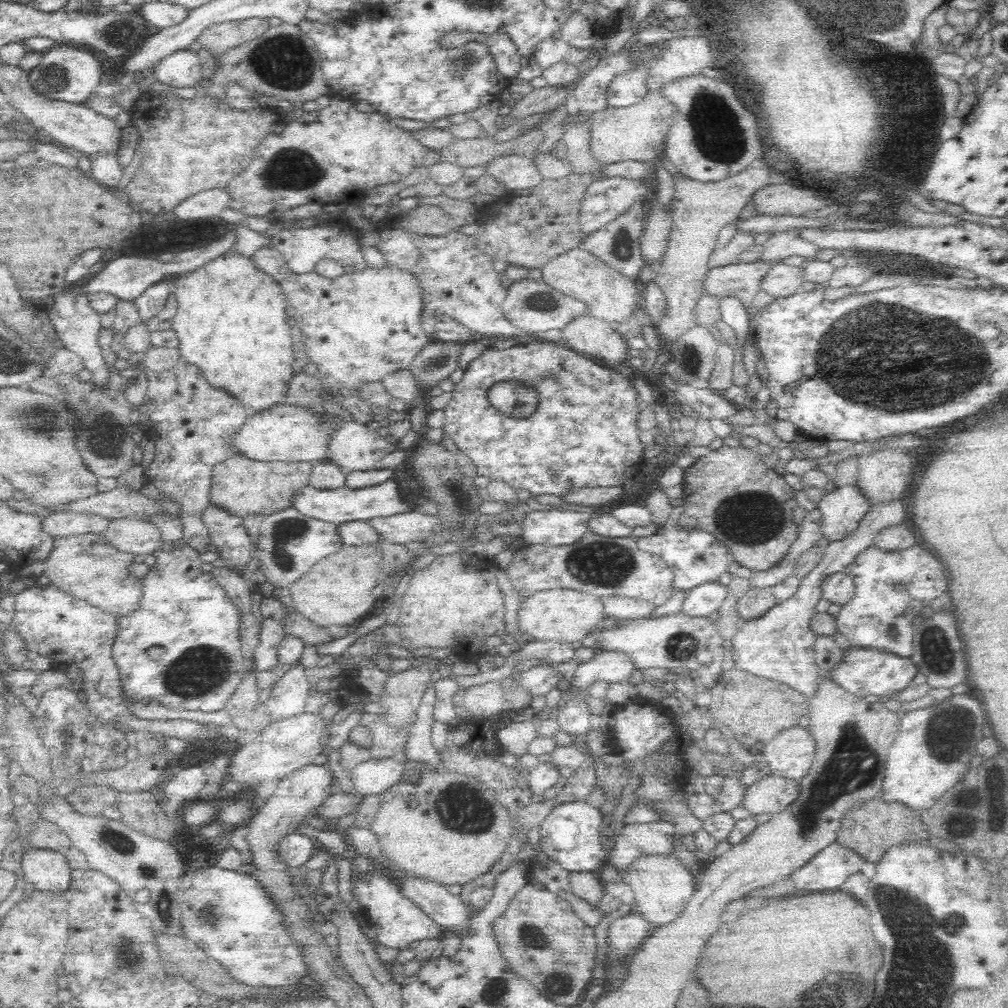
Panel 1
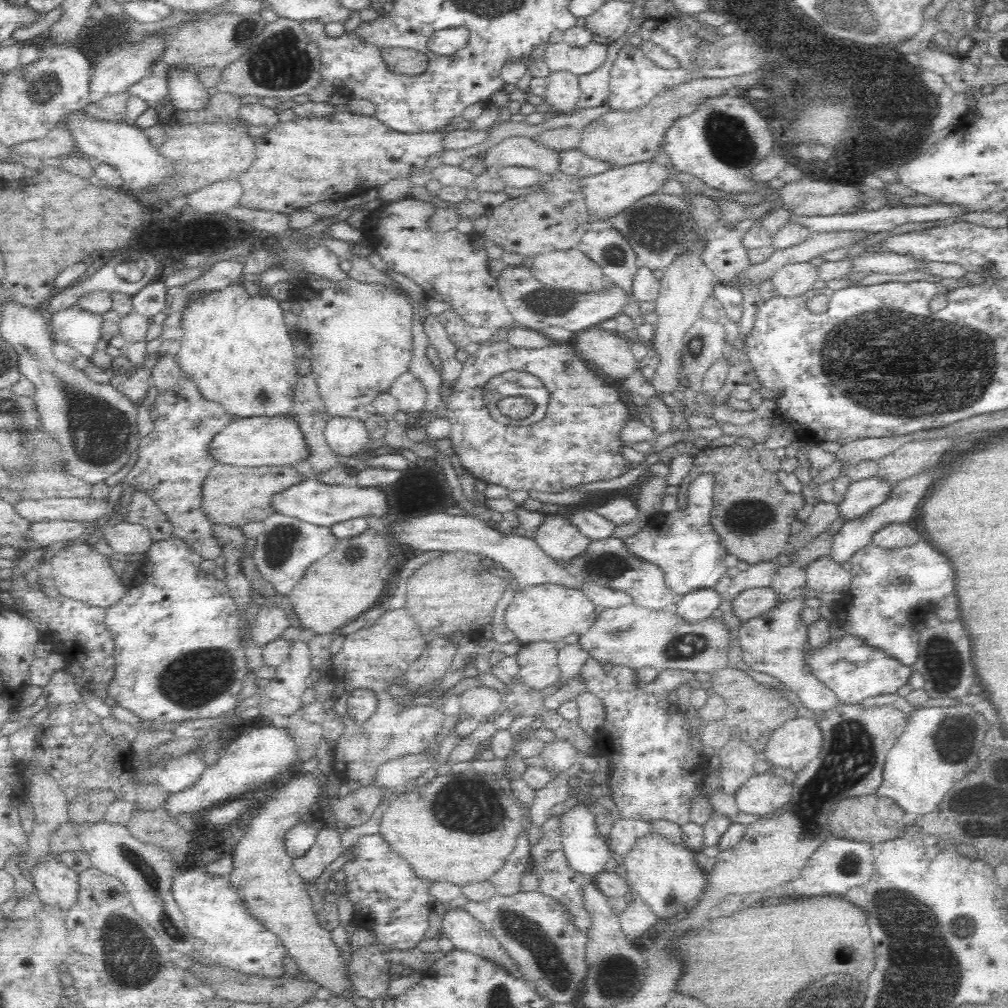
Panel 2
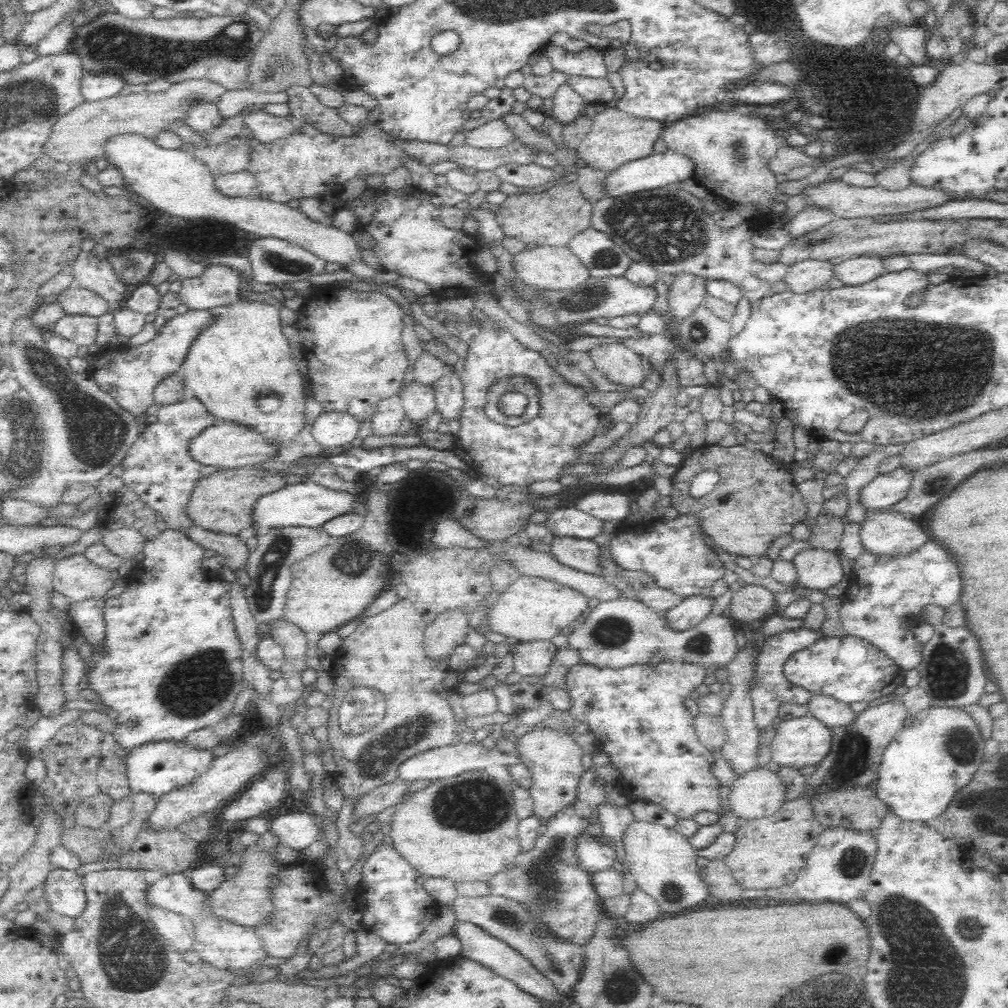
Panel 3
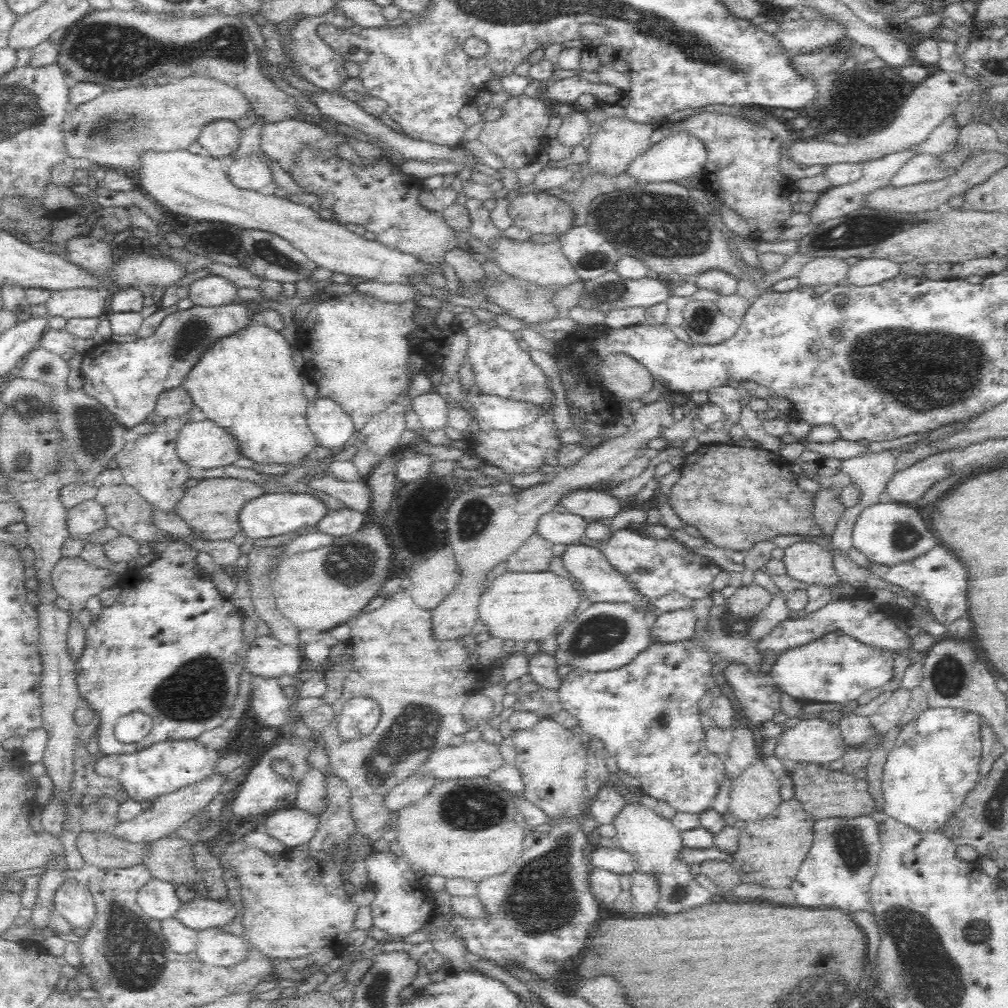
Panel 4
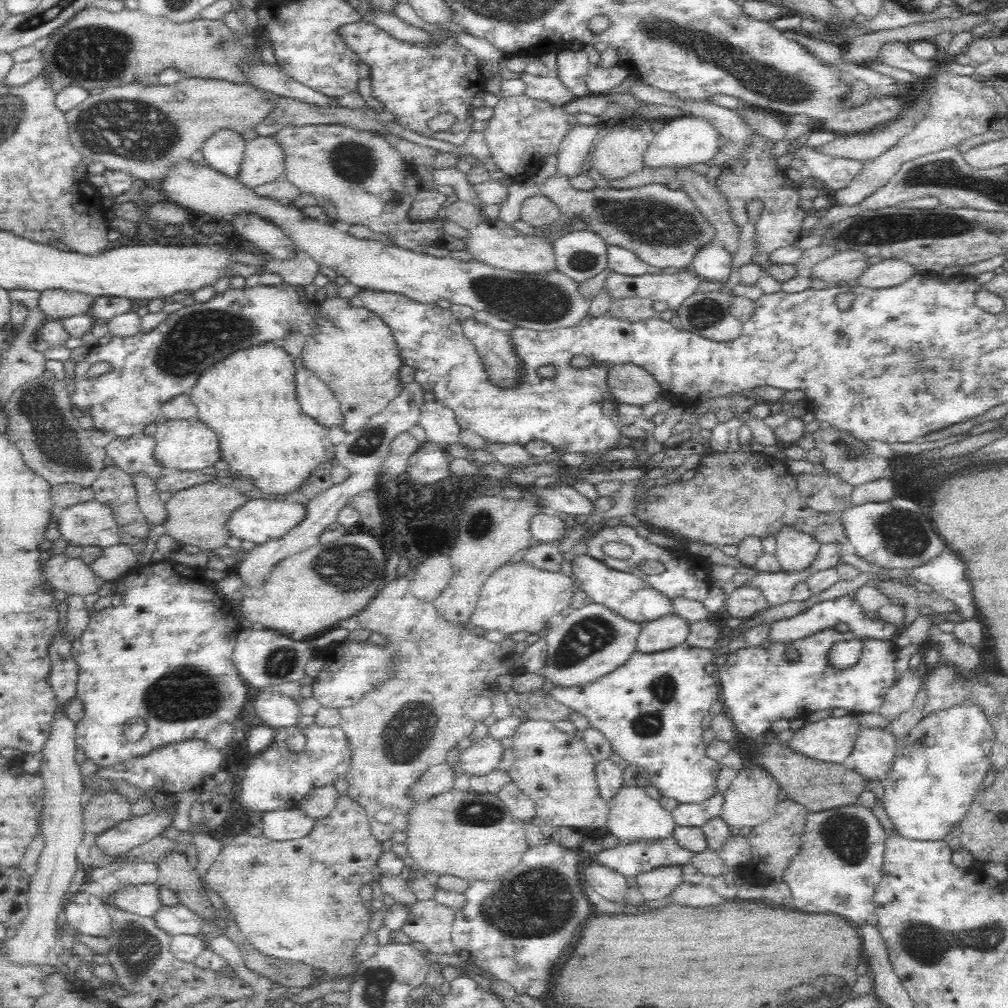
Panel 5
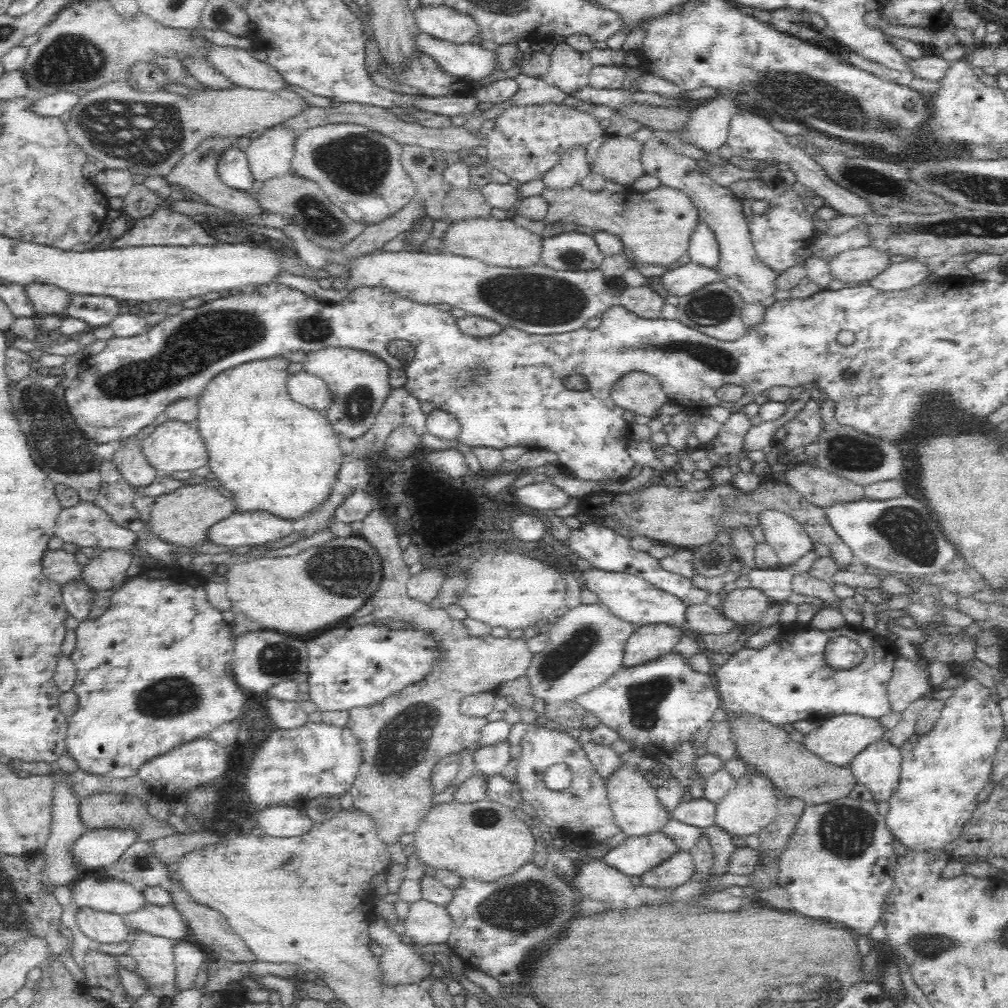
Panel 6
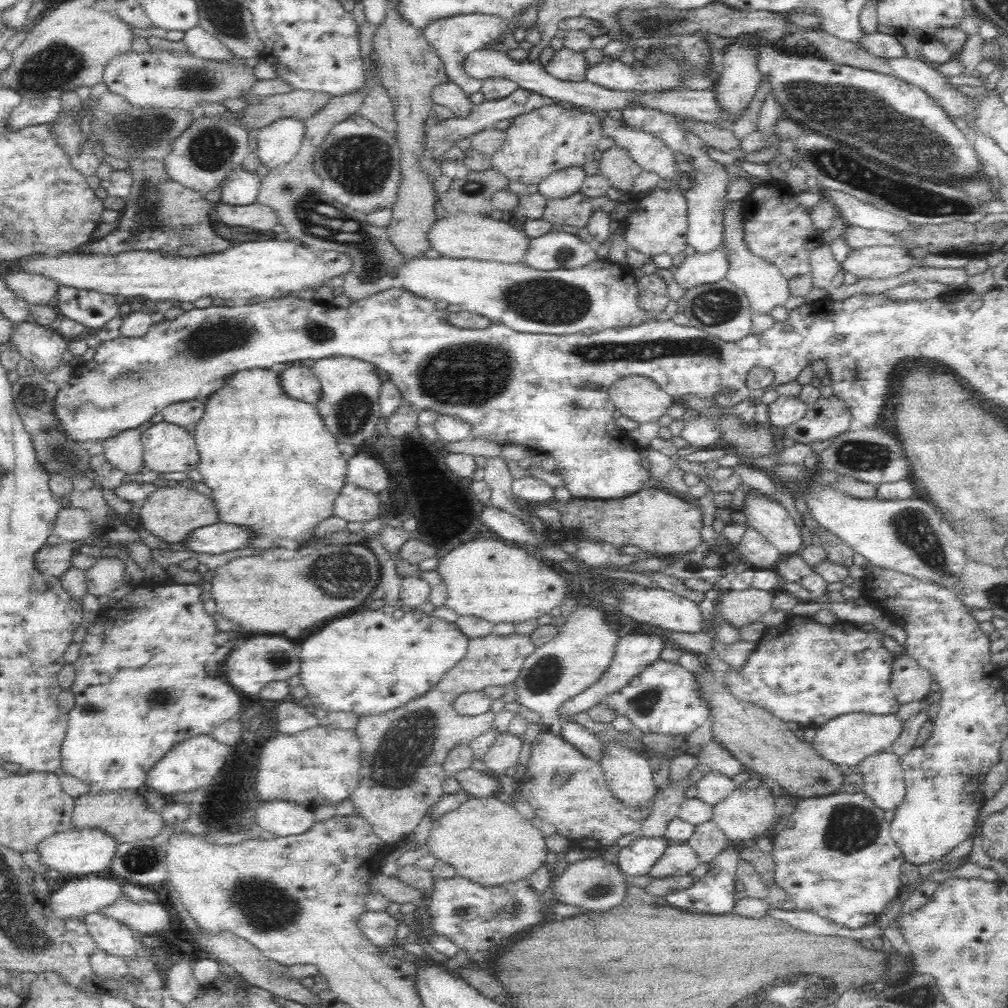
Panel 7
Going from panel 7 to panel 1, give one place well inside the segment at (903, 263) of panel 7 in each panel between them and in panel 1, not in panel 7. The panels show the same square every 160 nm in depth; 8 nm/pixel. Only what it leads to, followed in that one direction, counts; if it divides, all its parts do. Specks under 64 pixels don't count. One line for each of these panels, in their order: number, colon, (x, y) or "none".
1: (782, 280)
2: (791, 280)
3: (804, 276)
4: (821, 272)
5: (848, 265)
6: (855, 266)

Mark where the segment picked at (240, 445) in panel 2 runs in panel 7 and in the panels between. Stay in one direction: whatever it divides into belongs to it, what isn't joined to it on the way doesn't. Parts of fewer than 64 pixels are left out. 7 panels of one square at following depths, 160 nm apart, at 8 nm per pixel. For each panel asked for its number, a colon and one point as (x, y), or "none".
3: (227, 445)
4: (205, 445)
5: (184, 445)
6: (175, 446)
7: (167, 448)

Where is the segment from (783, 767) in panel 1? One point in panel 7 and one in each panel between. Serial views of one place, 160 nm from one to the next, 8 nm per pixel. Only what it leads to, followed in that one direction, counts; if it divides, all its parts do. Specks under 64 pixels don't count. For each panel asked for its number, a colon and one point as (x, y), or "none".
2: (792, 746)
3: (798, 742)
4: (815, 741)
5: (830, 740)
6: (838, 740)
7: (846, 740)

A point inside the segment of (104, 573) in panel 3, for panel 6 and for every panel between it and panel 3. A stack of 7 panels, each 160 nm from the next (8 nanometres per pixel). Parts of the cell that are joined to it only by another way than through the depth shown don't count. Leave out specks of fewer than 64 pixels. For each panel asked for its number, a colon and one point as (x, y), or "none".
4: (74, 579)
5: (72, 576)
6: (59, 566)

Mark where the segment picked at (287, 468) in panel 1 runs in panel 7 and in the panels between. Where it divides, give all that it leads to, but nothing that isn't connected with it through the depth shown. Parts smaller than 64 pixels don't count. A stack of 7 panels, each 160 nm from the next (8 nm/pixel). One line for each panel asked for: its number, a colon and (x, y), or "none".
2: (234, 495)
3: (224, 501)
4: (212, 507)
5: (199, 516)
6: (183, 518)
7: (172, 514)

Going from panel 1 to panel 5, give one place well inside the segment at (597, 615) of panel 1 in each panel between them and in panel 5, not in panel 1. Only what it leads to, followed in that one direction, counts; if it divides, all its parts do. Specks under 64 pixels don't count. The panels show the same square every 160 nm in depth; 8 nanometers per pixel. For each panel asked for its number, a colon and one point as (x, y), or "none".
2: (548, 612)
3: (532, 609)
4: (531, 606)
5: (517, 598)

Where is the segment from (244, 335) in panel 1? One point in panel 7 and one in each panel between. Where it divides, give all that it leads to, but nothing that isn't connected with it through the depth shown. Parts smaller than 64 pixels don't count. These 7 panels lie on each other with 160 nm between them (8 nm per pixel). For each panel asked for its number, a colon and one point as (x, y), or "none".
2: (236, 347)
3: (239, 366)
4: (246, 383)
5: (249, 398)
6: (275, 455)
7: (271, 463)

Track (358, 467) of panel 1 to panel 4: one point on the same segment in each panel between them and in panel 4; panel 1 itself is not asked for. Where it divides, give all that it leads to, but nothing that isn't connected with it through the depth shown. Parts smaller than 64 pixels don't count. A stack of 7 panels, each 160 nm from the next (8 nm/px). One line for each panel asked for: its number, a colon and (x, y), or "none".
2: (348, 437)
3: (332, 429)
4: (330, 425)

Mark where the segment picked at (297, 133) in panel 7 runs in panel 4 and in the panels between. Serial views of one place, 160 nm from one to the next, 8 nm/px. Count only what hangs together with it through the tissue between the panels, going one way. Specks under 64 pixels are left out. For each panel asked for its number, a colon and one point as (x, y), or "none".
4: (249, 173)
5: (262, 162)
6: (269, 156)

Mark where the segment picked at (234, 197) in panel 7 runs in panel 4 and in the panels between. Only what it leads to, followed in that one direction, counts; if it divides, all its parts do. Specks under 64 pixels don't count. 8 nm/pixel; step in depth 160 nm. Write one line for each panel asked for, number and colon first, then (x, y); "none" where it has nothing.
4: (219, 137)
5: (223, 150)
6: (232, 168)

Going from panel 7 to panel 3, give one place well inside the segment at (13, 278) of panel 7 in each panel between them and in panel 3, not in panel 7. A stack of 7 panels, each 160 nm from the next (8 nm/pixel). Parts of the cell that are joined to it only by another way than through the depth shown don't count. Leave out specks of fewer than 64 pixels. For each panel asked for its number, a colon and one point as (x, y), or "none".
3: (74, 300)
4: (85, 302)
5: (59, 304)
6: (47, 299)

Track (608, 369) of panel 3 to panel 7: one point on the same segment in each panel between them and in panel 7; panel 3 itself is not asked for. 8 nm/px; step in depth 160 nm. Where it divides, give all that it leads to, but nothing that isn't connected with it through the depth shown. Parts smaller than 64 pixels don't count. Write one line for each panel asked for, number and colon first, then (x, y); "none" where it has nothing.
4: (625, 378)
5: (629, 384)
6: (641, 393)
7: (639, 398)

